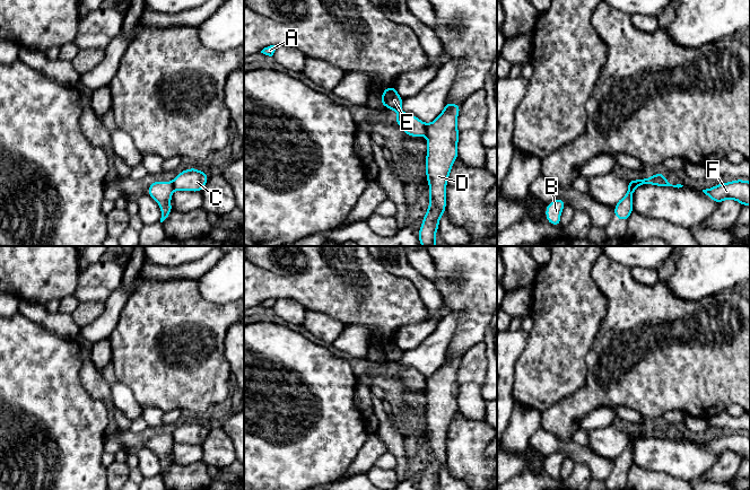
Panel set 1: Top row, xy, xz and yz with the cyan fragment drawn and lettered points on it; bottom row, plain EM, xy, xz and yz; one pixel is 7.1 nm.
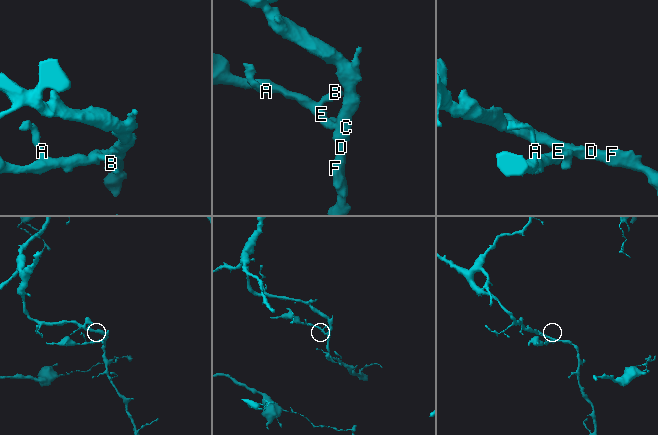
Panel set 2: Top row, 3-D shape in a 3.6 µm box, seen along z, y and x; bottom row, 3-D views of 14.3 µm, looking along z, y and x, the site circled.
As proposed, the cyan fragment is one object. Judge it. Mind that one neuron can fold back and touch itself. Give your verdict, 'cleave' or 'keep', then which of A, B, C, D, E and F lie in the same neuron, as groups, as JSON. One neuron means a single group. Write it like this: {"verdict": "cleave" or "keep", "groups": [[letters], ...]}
{"verdict": "cleave", "groups": [["A", "B", "E"], ["C", "D", "F"]]}

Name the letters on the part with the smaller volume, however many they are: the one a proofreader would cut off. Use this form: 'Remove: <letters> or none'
Remove: A, B, E

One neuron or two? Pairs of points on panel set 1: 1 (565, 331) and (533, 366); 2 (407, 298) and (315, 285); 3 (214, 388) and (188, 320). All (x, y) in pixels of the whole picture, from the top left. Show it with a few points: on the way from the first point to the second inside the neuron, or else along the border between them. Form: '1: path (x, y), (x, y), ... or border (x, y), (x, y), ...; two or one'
1: path (559, 340), (542, 357); one
2: path (384, 302), (366, 302), (359, 308), (338, 287); one
3: path (197, 372), (190, 365), (188, 337); one

